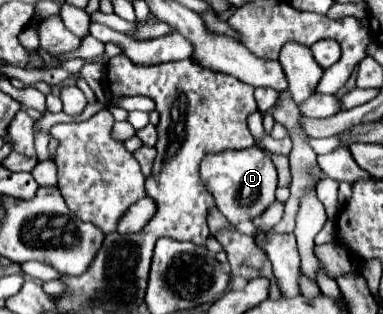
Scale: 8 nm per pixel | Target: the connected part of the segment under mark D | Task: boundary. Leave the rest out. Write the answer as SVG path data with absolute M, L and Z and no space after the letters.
M250 146L246 150L228 150L220 154L208 154L200 166L202 180L206 188L216 198L218 210L236 226L242 220L254 220L273 203L267 203L267 197L274 197L274 187L278 182L278 172L270 154L260 150L258 146Z

